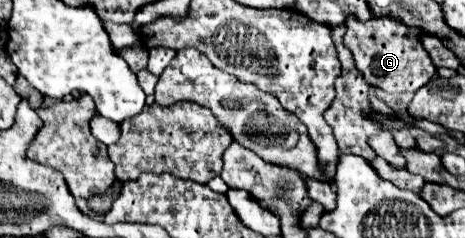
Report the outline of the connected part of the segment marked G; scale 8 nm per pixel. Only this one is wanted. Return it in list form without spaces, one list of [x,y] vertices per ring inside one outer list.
[[[351,17],[345,21],[343,43],[353,53],[357,69],[363,73],[367,83],[391,93],[415,93],[435,77],[435,65],[421,45],[423,35],[425,31],[421,31],[421,27],[409,27],[399,19],[371,17],[363,23],[357,17]]]

